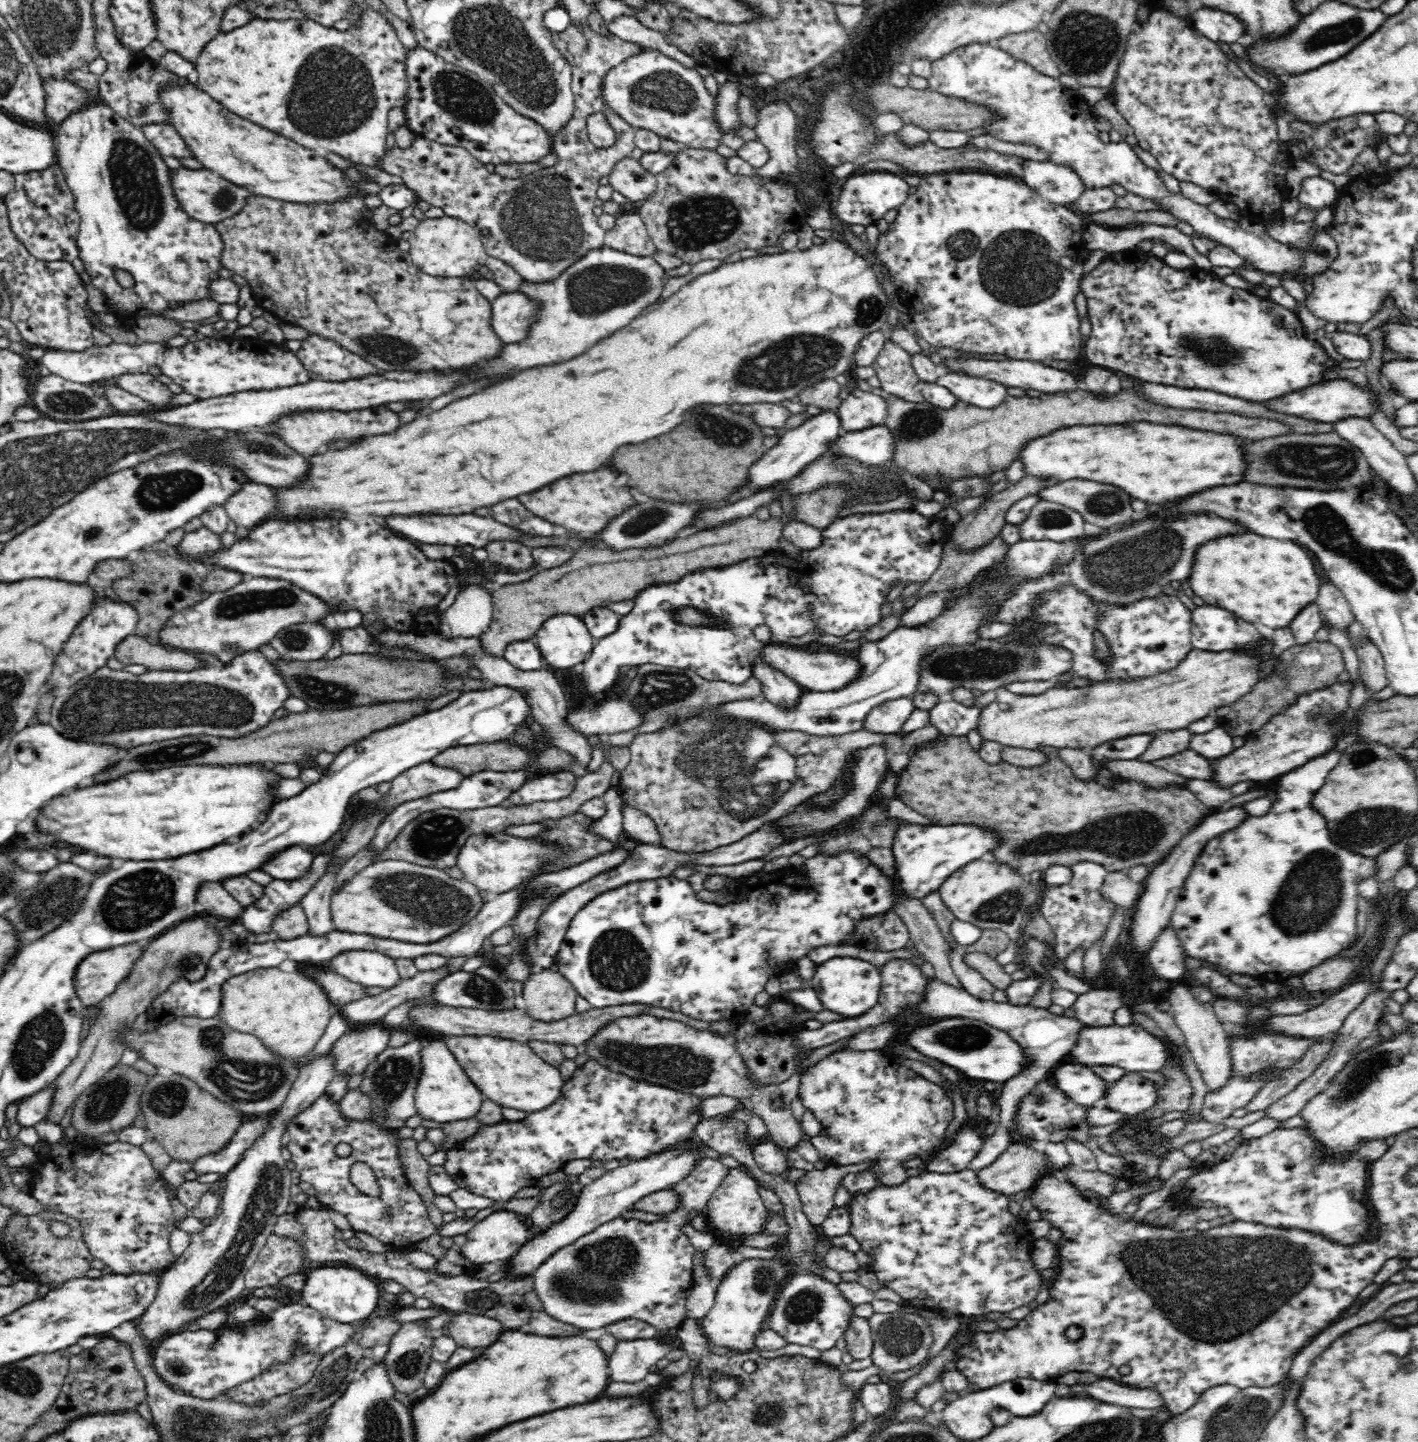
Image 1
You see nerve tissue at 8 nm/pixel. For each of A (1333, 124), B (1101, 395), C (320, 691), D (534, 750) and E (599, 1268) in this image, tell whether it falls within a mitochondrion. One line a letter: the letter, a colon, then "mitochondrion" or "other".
A: other
B: other
C: mitochondrion
D: other
E: mitochondrion

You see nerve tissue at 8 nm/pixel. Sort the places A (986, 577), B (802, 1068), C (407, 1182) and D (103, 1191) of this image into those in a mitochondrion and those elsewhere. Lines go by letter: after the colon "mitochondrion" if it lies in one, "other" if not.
A: other
B: other
C: other
D: other

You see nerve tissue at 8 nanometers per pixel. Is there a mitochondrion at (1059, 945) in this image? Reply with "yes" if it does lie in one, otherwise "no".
no

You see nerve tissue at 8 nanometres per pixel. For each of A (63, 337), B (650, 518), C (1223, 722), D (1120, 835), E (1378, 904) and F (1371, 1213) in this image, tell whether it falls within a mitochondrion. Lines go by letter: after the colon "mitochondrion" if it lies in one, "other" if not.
A: other
B: mitochondrion
C: other
D: mitochondrion
E: other
F: other

